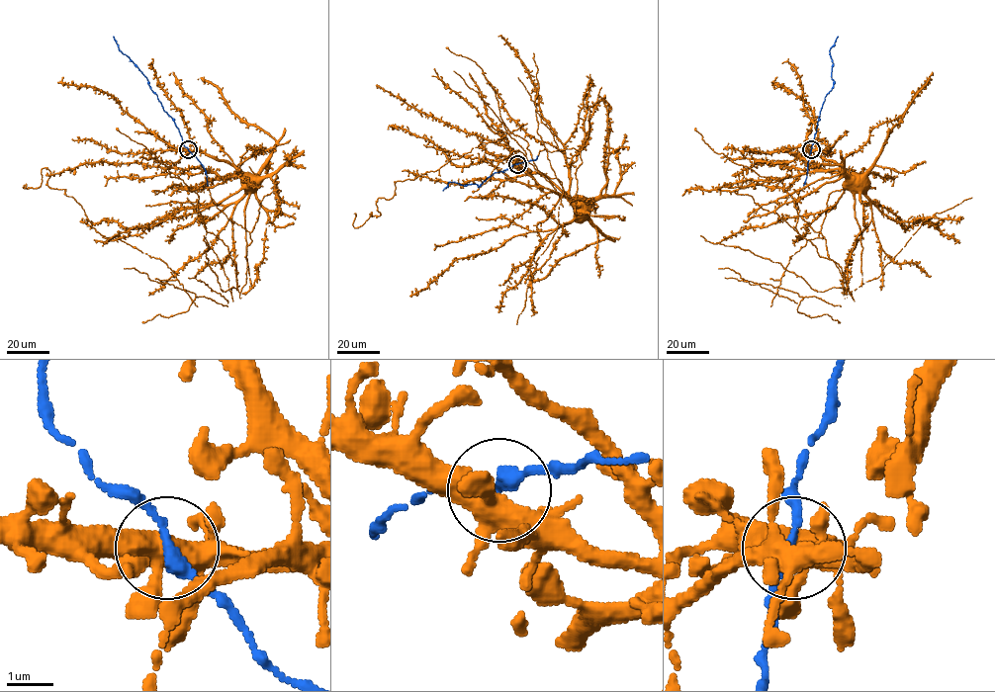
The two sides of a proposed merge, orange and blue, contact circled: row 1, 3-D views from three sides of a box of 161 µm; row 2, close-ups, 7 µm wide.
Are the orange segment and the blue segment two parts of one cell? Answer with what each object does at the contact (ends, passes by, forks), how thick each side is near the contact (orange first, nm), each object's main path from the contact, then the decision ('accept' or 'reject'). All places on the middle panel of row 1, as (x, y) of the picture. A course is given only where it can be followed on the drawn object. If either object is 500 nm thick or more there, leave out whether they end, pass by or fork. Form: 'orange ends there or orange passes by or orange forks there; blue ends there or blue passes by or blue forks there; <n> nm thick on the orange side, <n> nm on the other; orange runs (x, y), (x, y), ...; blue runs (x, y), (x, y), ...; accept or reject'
orange forks there; blue passes by; 440 nm thick on the orange side, 280 nm on the other; orange runs (517, 163), (545, 175), (583, 209); blue runs (517, 163), (493, 173), (479, 186), (449, 182), (443, 190); accept

